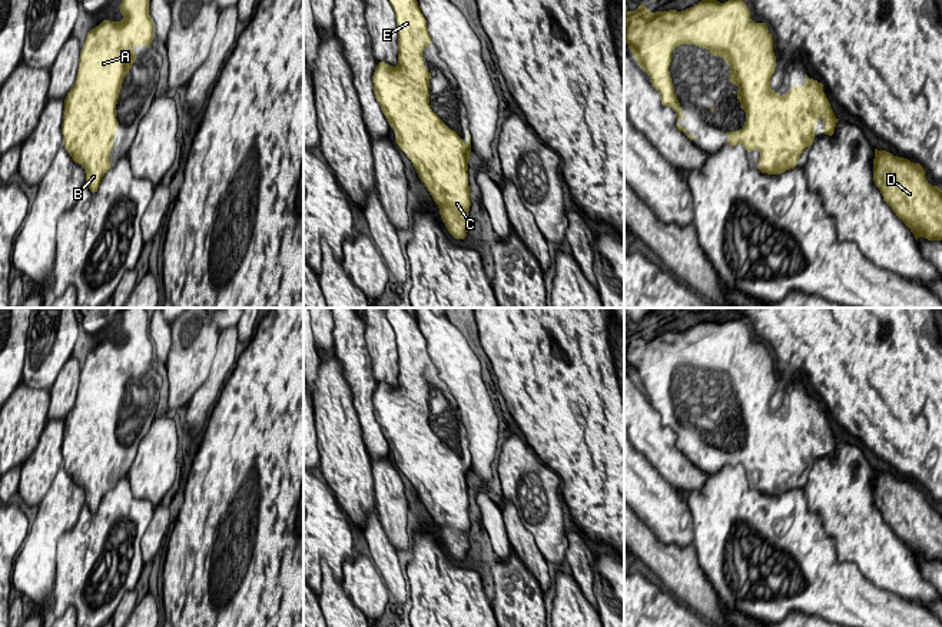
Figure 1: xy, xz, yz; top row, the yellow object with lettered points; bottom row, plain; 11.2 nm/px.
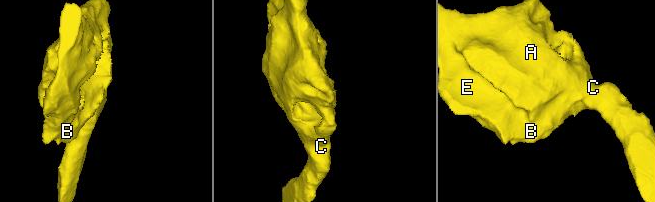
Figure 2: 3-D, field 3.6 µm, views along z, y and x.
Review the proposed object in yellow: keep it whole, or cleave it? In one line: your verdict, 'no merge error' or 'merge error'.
no merge error

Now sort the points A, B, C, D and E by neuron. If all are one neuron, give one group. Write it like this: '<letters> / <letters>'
A B C D E

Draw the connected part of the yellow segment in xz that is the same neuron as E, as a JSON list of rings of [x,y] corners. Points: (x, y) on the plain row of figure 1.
[[[387,308],[397,339],[398,351],[398,387],[392,388],[385,382],[378,382],[372,397],[374,415],[389,448],[395,451],[395,464],[407,475],[415,488],[418,498],[440,527],[440,535],[450,555],[461,561],[467,558],[470,550],[468,531],[471,527],[467,490],[471,472],[471,454],[465,454],[468,465],[442,444],[429,427],[429,399],[432,394],[425,391],[422,371],[432,361],[427,351],[427,341],[418,328],[417,318],[404,308]]]

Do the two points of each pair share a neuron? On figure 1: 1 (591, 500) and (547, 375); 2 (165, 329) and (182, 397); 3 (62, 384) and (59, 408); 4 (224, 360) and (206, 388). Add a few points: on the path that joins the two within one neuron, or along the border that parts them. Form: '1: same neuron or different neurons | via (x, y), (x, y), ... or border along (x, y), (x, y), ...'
1: same neuron | via (580, 468), (541, 425), (540, 407)
2: different neurons | border along (171, 324), (171, 348), (163, 364)
3: same neuron | via (62, 390), (60, 402)
4: same neuron | via (221, 367), (214, 381)

